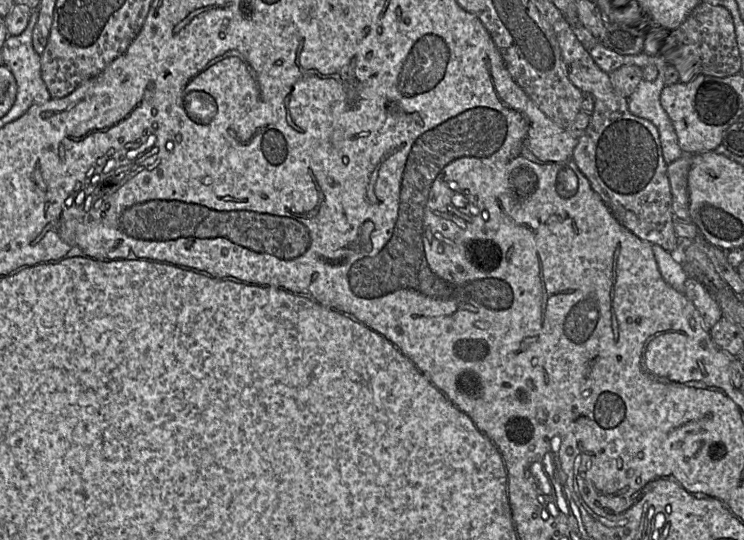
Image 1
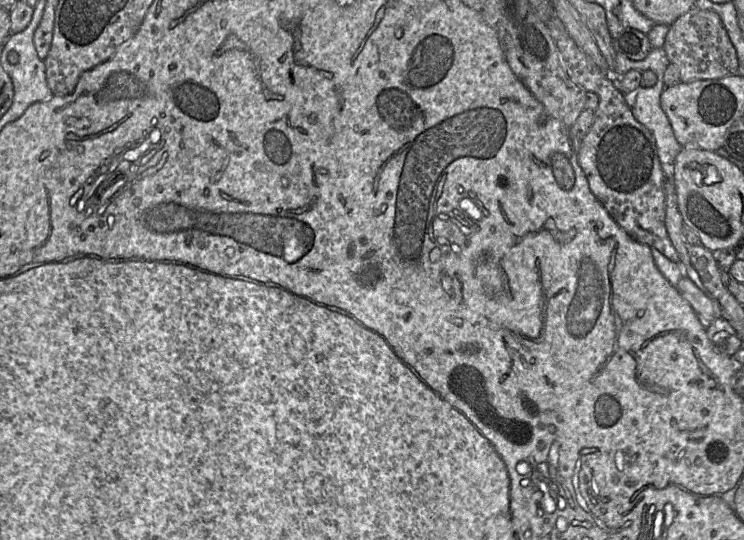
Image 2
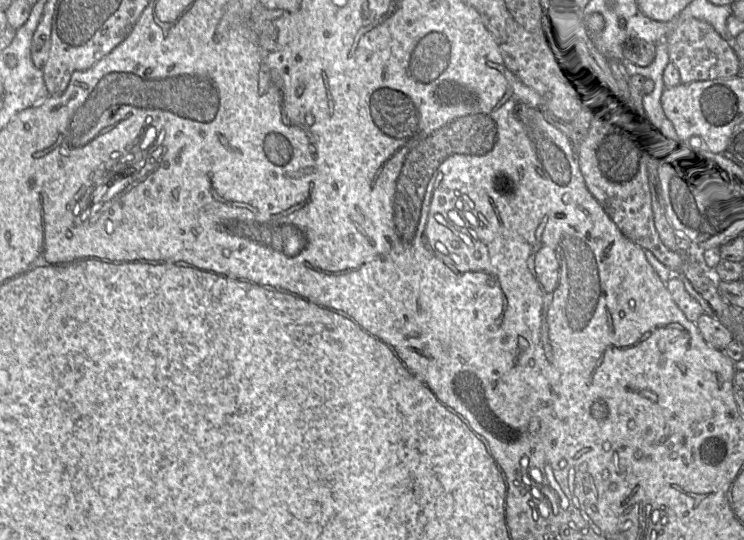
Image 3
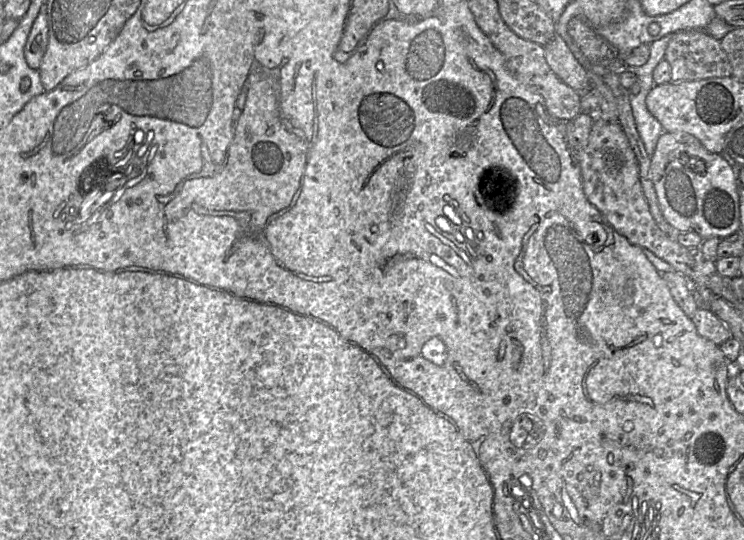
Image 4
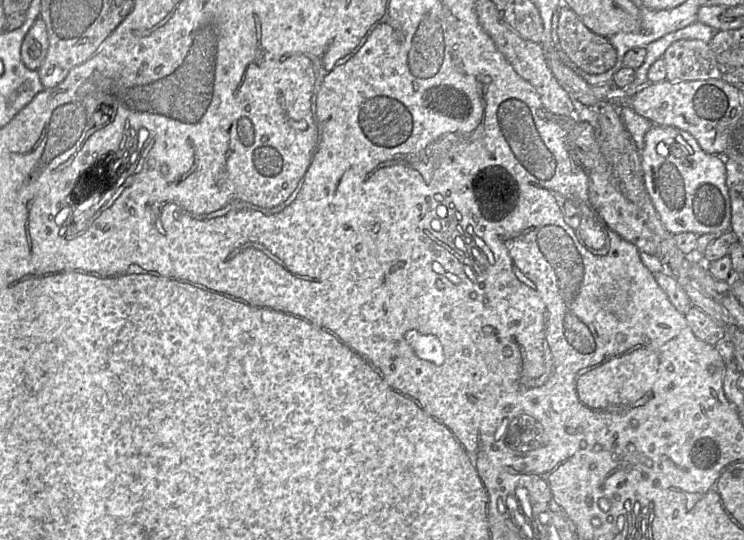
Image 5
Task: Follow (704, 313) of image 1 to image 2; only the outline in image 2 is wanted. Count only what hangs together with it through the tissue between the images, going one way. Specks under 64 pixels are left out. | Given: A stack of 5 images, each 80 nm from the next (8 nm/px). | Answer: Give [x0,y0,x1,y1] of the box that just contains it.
[676,276,721,328]

